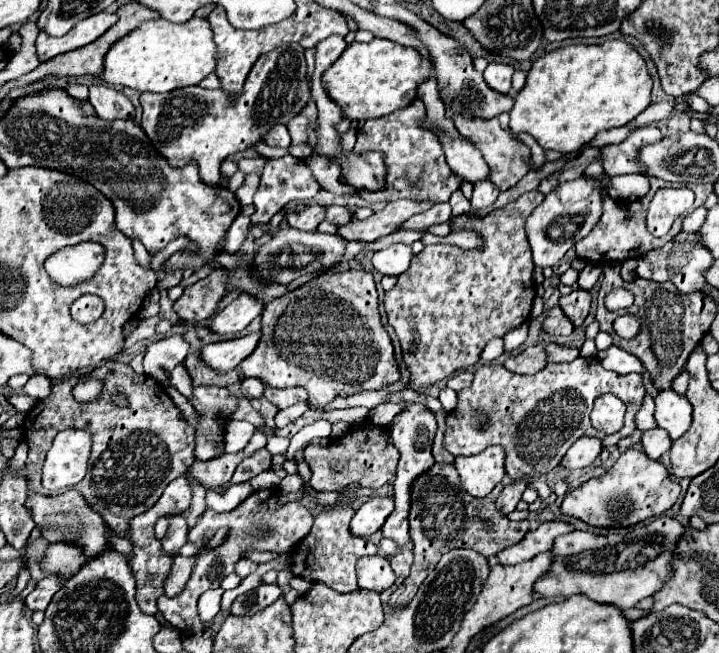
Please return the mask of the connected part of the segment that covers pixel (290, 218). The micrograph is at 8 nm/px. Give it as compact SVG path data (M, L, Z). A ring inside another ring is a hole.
M307 203L301 211L285 207L283 213L285 213L287 223L301 231L313 231L325 219L325 207L319 203Z

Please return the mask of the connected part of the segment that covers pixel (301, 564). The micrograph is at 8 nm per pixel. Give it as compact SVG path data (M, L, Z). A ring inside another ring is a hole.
M339 507L339 509L331 509L331 511L321 511L315 515L313 527L311 531L301 539L301 543L291 551L291 555L287 557L287 561L281 561L279 557L263 563L257 567L257 571L253 571L251 575L247 575L239 587L225 591L223 601L221 601L221 609L229 611L231 603L237 599L237 595L247 593L251 589L255 589L261 583L261 575L269 569L275 571L291 571L295 577L301 577L305 581L311 583L325 583L327 587L331 587L337 593L351 593L357 591L357 575L355 575L355 563L363 557L363 555L375 555L377 553L377 545L367 541L367 539L353 539L353 535L349 535L349 519L353 517L353 507Z

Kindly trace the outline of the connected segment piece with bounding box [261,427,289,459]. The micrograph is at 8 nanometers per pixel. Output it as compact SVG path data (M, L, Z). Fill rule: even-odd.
M263 427L261 429L267 437L269 437L269 443L267 443L267 451L271 455L283 455L287 459L287 447L289 447L289 439L283 439L283 437L275 437L273 435L273 429L269 427Z

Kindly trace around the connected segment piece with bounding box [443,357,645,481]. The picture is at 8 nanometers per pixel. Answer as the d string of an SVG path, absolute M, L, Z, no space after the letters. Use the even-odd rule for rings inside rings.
M577 357L571 363L549 363L543 371L535 373L535 375L517 375L507 371L503 365L481 365L475 371L475 379L473 385L467 387L465 391L457 393L457 407L447 415L447 427L445 427L445 437L443 437L443 447L459 457L459 455L477 455L479 451L487 449L489 445L501 445L505 451L505 471L511 479L519 481L521 477L537 477L543 473L549 473L551 469L555 469L561 459L565 457L567 449L575 443L575 439L585 437L585 435L593 435L599 437L603 447L615 447L619 437L627 437L635 431L635 413L639 411L641 403L645 397L645 387L641 381L639 373L629 373L629 375L619 375L615 371L607 371L601 367L597 357ZM605 393L613 393L617 395L625 405L625 427L621 427L617 433L613 435L605 435L601 431L597 431L591 425L591 409L593 409L593 401L599 395Z

